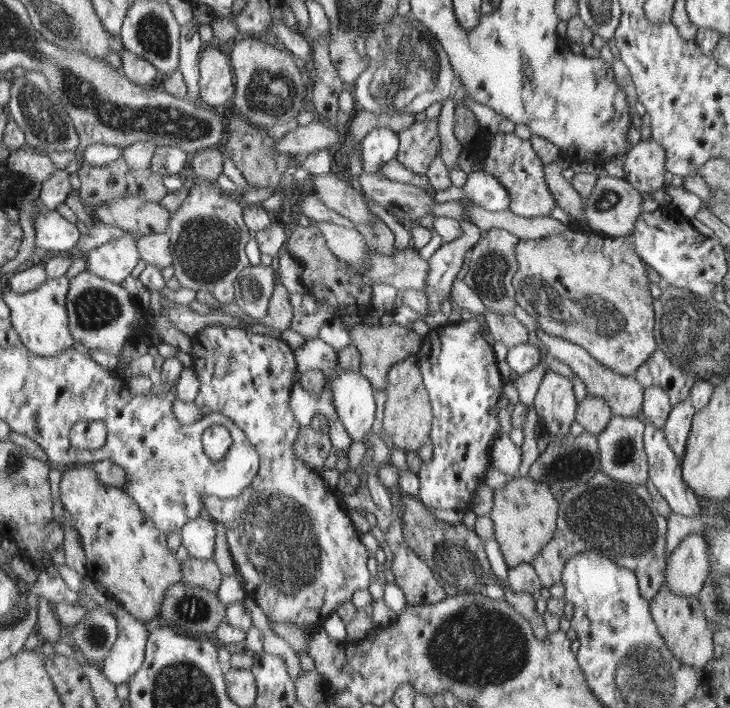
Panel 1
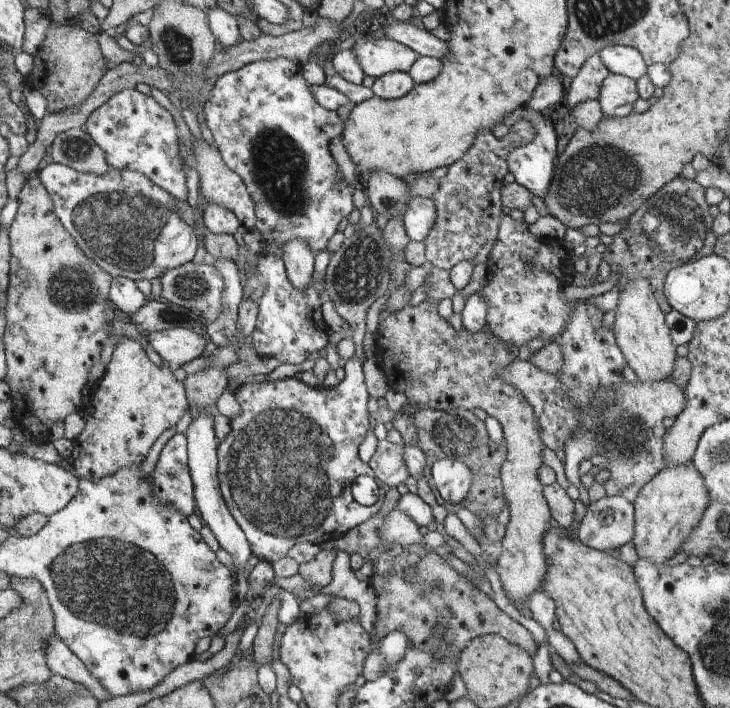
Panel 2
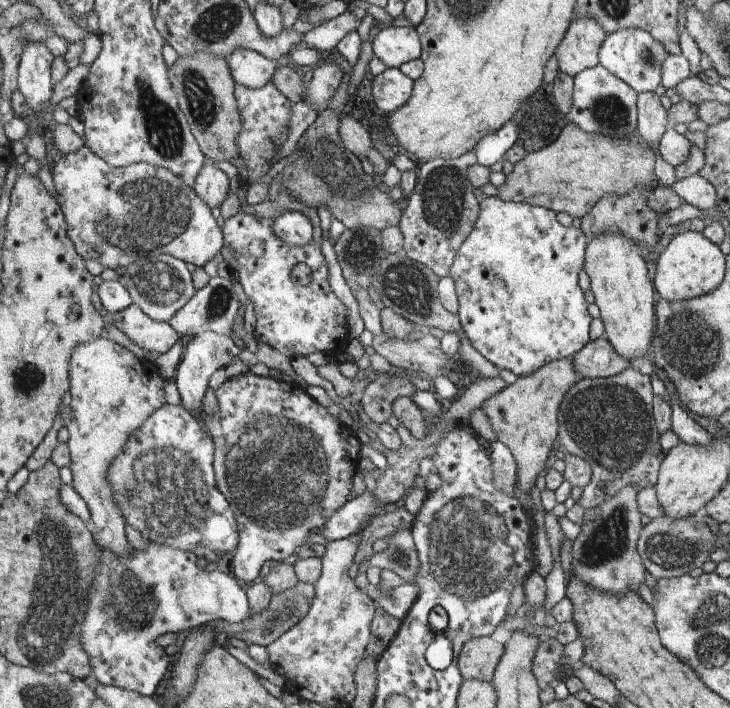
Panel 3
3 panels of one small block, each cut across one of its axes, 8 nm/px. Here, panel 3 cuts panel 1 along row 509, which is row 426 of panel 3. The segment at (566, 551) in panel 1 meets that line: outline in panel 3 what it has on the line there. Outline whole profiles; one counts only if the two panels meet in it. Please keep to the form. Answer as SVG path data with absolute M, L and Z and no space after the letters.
M632 366L610 378L580 378L567 390L559 408L559 434L554 449L578 456L592 467L591 483L583 488L583 495L578 500L580 506L587 509L603 505L609 498L620 494L625 486L635 486L637 491L656 486L666 453L663 434L655 422L655 398L652 378L644 374L644 370L635 370Z

